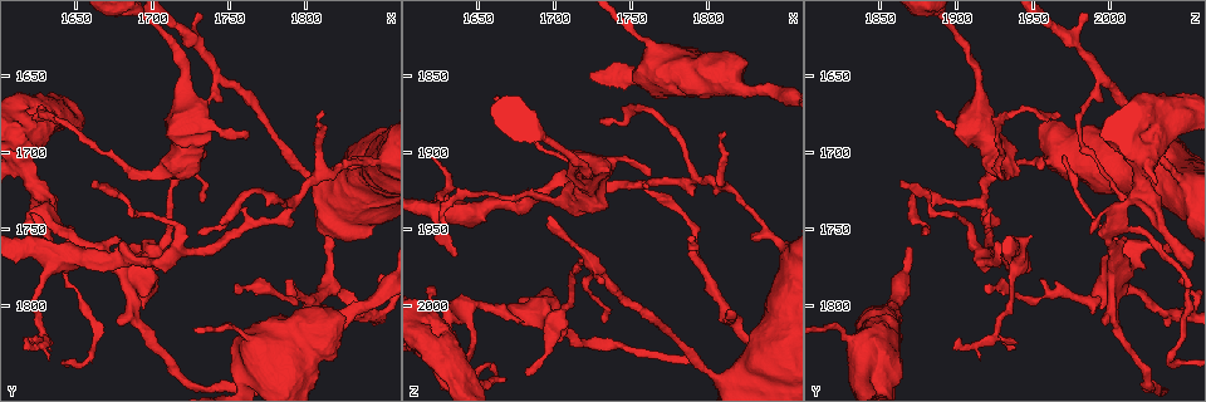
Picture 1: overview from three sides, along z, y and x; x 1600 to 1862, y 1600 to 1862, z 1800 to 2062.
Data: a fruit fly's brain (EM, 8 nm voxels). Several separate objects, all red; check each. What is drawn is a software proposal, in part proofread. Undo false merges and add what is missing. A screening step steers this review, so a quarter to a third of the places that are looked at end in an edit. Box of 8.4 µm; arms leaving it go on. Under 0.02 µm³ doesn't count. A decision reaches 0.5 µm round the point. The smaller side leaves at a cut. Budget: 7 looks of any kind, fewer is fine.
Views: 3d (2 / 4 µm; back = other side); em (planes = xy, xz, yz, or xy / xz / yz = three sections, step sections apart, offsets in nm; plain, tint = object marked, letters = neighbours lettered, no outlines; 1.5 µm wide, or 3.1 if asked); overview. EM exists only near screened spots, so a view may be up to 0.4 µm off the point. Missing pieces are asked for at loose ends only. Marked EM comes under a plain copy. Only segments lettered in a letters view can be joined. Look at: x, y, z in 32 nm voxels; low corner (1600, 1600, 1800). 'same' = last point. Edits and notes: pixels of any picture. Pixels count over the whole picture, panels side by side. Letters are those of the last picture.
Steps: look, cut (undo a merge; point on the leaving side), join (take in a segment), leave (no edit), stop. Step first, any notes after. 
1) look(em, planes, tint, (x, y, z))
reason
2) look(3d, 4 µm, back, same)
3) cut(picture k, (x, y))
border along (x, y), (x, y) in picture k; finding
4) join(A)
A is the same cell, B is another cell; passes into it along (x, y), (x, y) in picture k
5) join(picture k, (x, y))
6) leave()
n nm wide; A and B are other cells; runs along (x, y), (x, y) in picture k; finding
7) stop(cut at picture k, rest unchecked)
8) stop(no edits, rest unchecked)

look(3d, 4 µm, (1814, 1712, 1924))
sharp bend

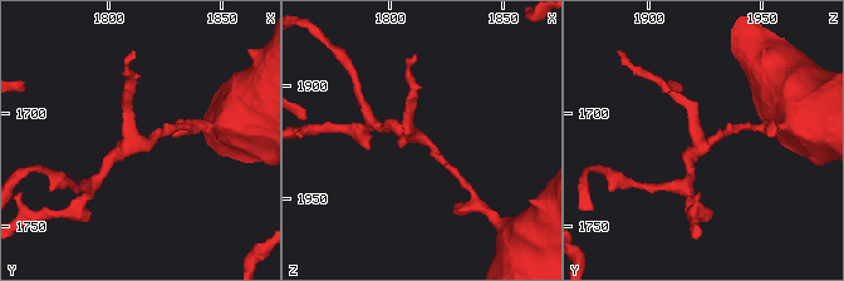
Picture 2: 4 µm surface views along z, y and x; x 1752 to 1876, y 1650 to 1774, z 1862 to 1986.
look(em, xz, step 4, letters, (1814, 1714, 1924))

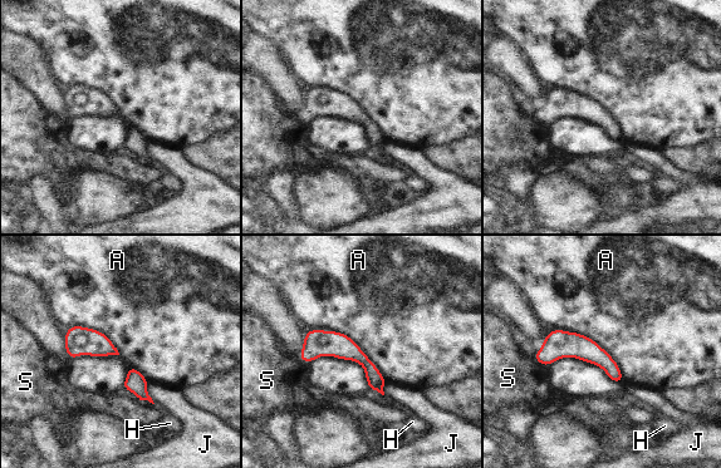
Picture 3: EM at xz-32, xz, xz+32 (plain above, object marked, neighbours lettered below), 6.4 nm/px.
leave()
A touches over 550 nm; A, H, J and S are other cells; border along (554, 328), (593, 339), (623, 382) in picture 3; all the same neuron

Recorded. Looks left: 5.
look(em, yz, step 8, tint, (1746, 1654, 1998))
side arm on a straight run

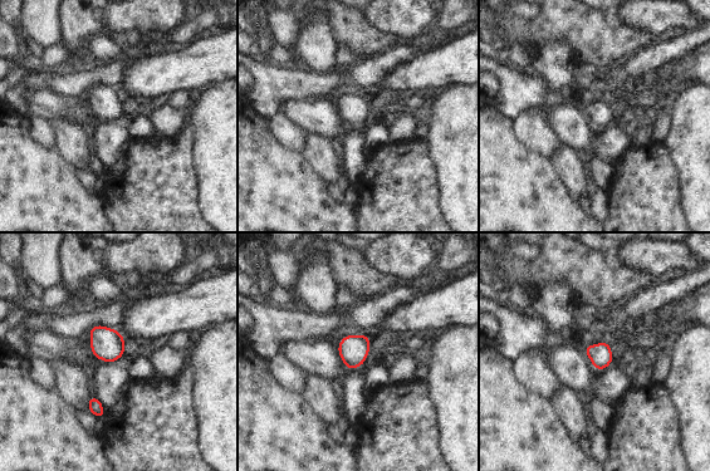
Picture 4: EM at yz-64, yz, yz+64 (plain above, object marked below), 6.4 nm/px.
look(em, planes, tint, same)

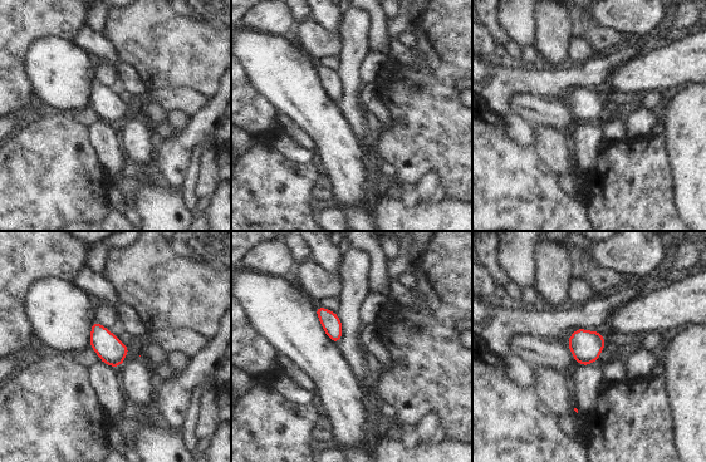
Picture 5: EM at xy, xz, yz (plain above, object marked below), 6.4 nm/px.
look(em, planes, letters, same)
see the neighbours

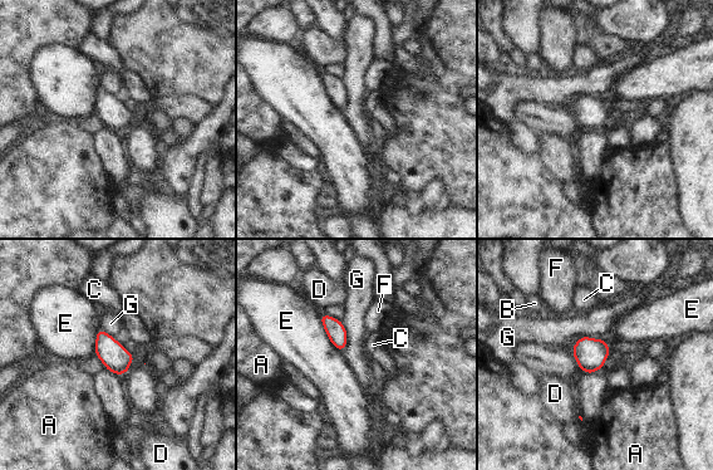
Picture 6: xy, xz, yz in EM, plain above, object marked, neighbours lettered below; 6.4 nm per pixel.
leave()
A, B, C, D, E, F and G are other cells; border along (319, 317), (328, 339), (340, 352) in picture 6; all the same neuron

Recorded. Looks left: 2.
look(em, yz, step 8, letters, (1756, 1786, 1916))
long arm stops here

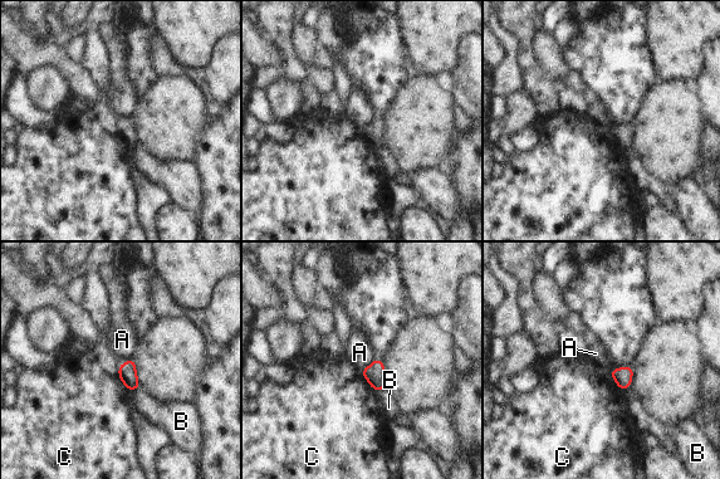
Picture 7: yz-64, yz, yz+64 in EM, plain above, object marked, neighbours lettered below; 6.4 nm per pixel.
look(em, planes, letters, same)
cut it another way

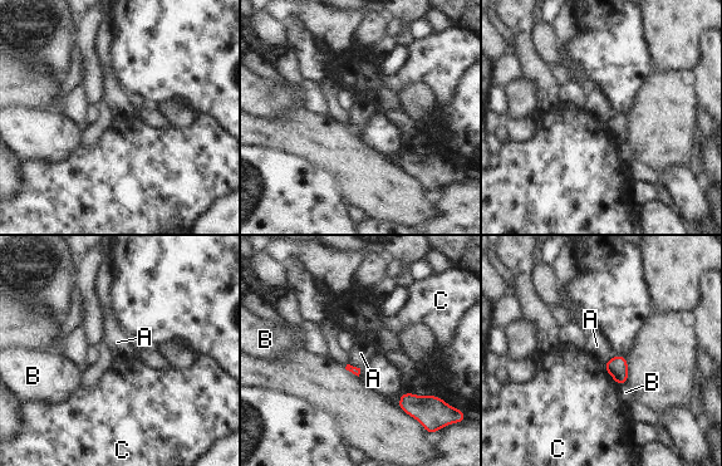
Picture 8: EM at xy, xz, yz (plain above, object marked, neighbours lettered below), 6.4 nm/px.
leave()
A, B and C are other cells; border along (349, 363), (359, 368) in picture 8; no lettered segment goes on from it

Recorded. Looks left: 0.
stop(no edits, rest unchecked)

